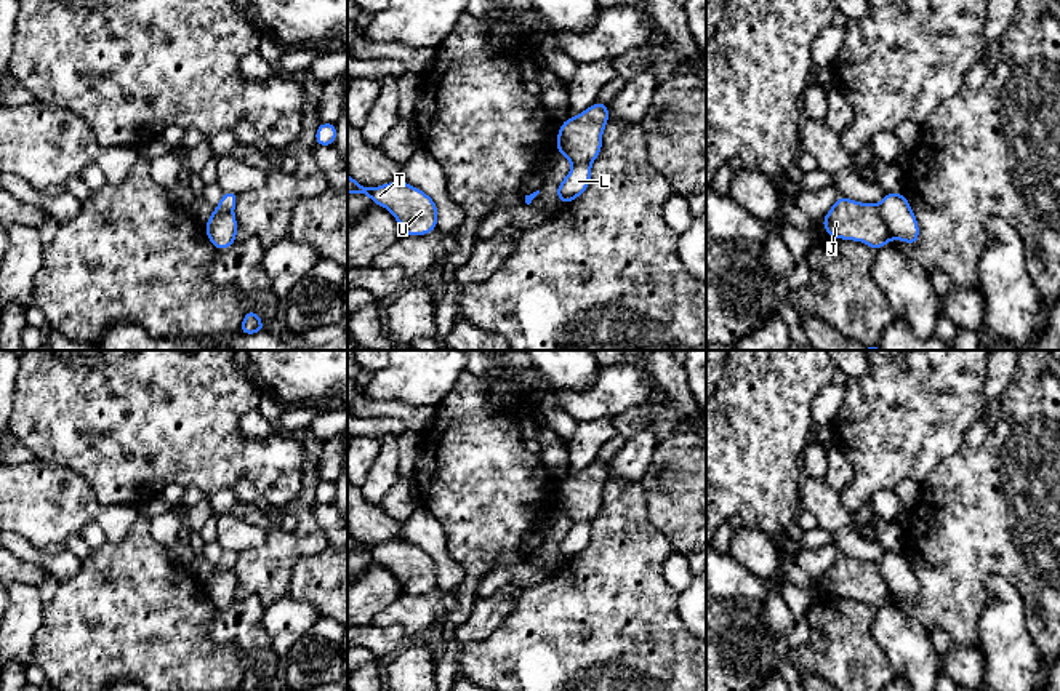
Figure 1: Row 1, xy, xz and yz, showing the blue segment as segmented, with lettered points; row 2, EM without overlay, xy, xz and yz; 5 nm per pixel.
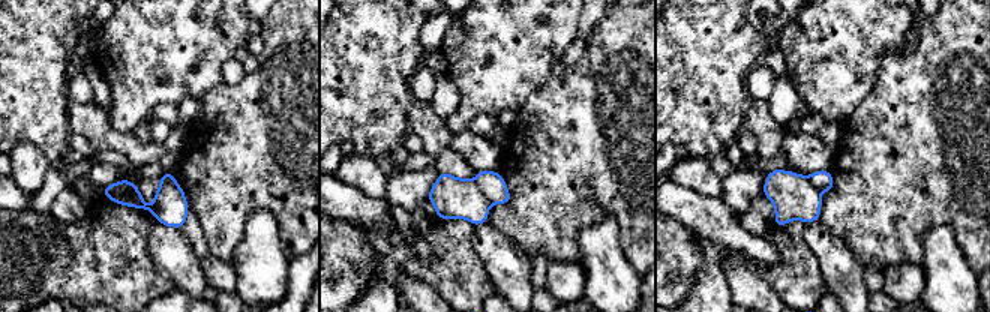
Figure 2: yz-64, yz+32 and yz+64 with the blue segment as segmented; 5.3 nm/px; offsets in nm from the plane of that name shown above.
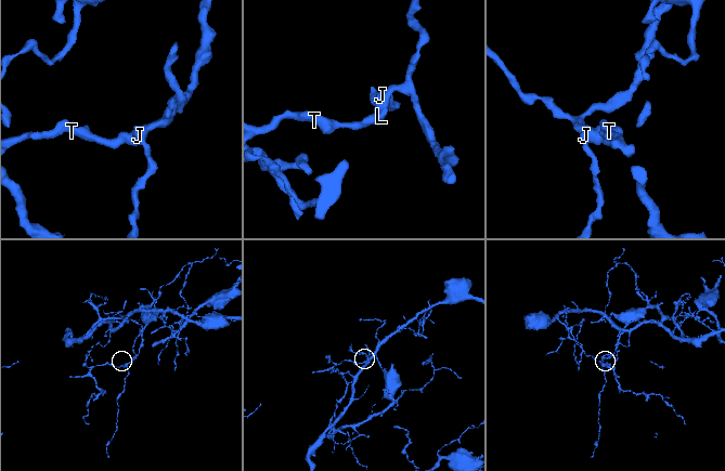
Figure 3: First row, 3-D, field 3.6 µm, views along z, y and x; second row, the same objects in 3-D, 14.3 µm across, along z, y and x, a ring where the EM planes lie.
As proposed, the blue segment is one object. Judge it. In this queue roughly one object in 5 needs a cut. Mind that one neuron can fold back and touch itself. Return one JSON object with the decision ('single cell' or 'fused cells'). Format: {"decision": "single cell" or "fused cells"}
{"decision": "fused cells"}

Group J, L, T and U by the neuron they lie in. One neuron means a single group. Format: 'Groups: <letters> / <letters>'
Groups: J / L T U

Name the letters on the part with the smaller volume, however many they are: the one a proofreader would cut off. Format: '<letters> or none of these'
L, T, U

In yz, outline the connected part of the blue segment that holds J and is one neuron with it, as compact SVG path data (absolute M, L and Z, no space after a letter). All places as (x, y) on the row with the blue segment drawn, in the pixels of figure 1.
M839 197L823 219L828 235L863 242L874 250L881 250L890 242L890 234L877 206Z

